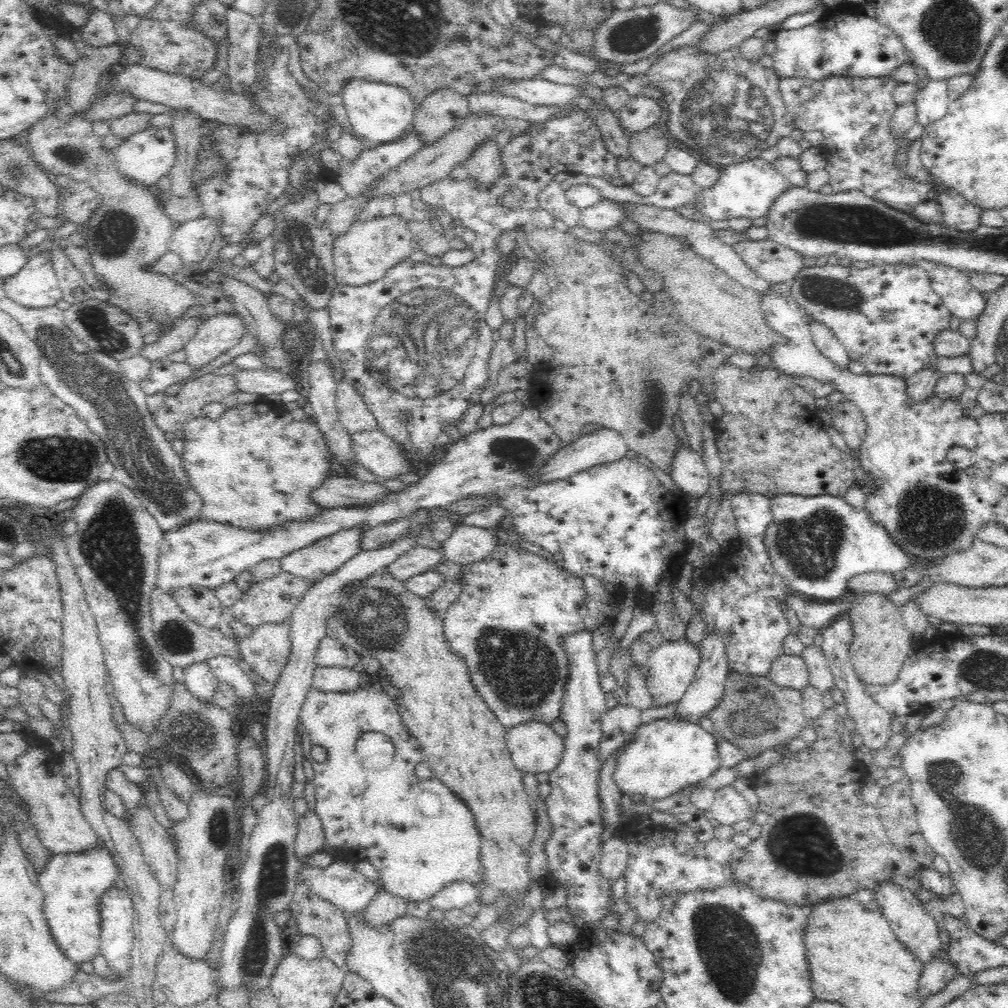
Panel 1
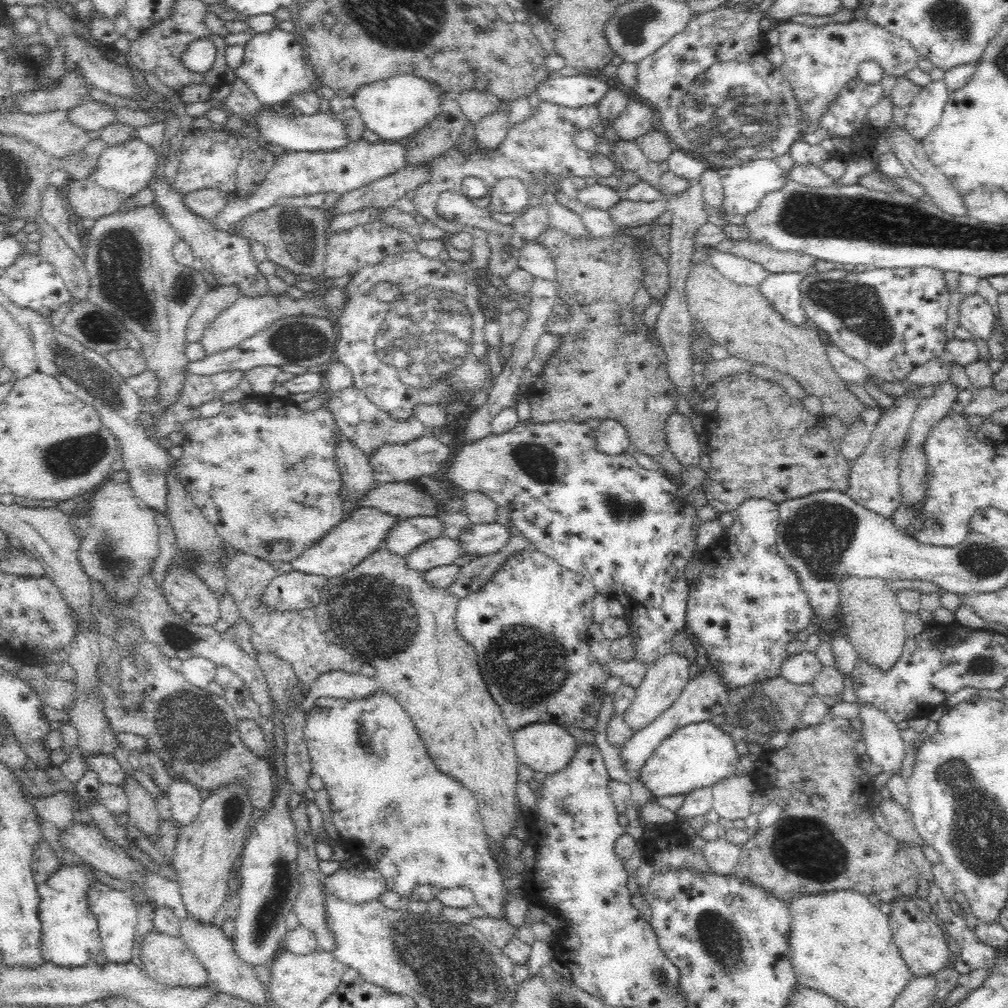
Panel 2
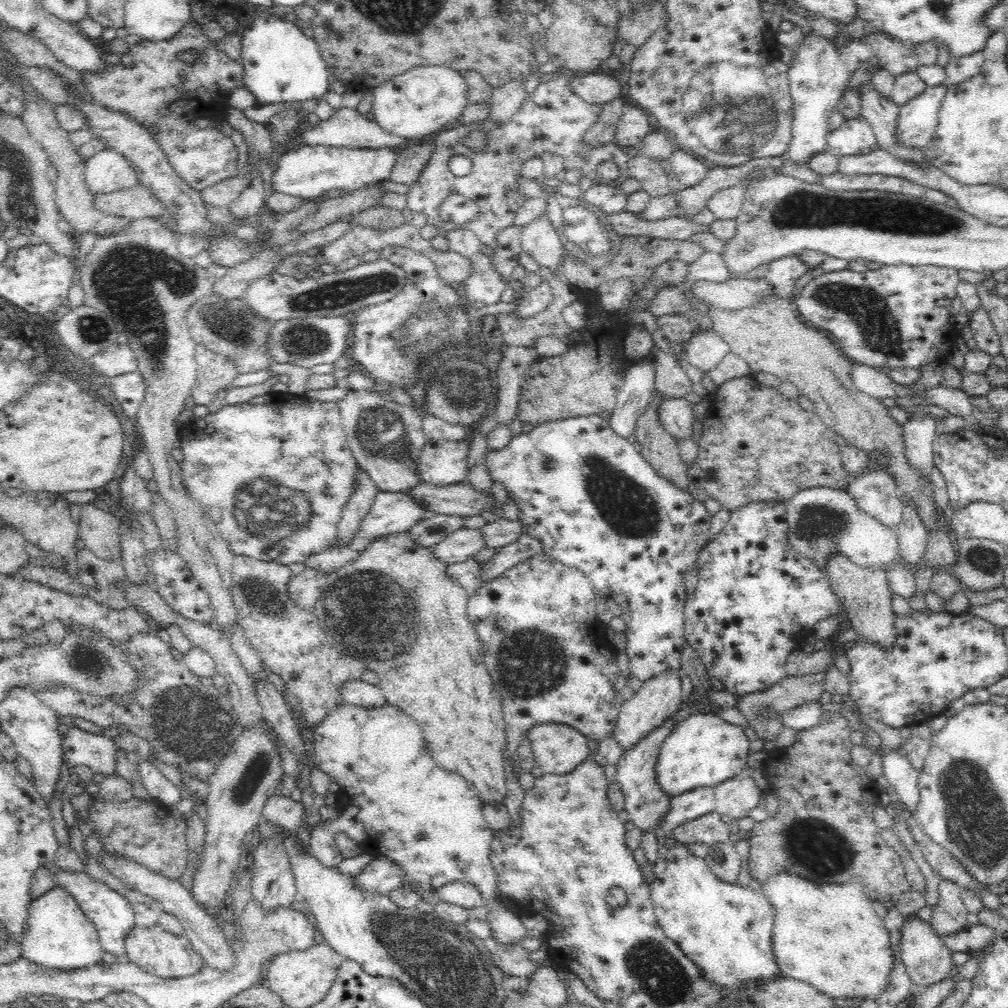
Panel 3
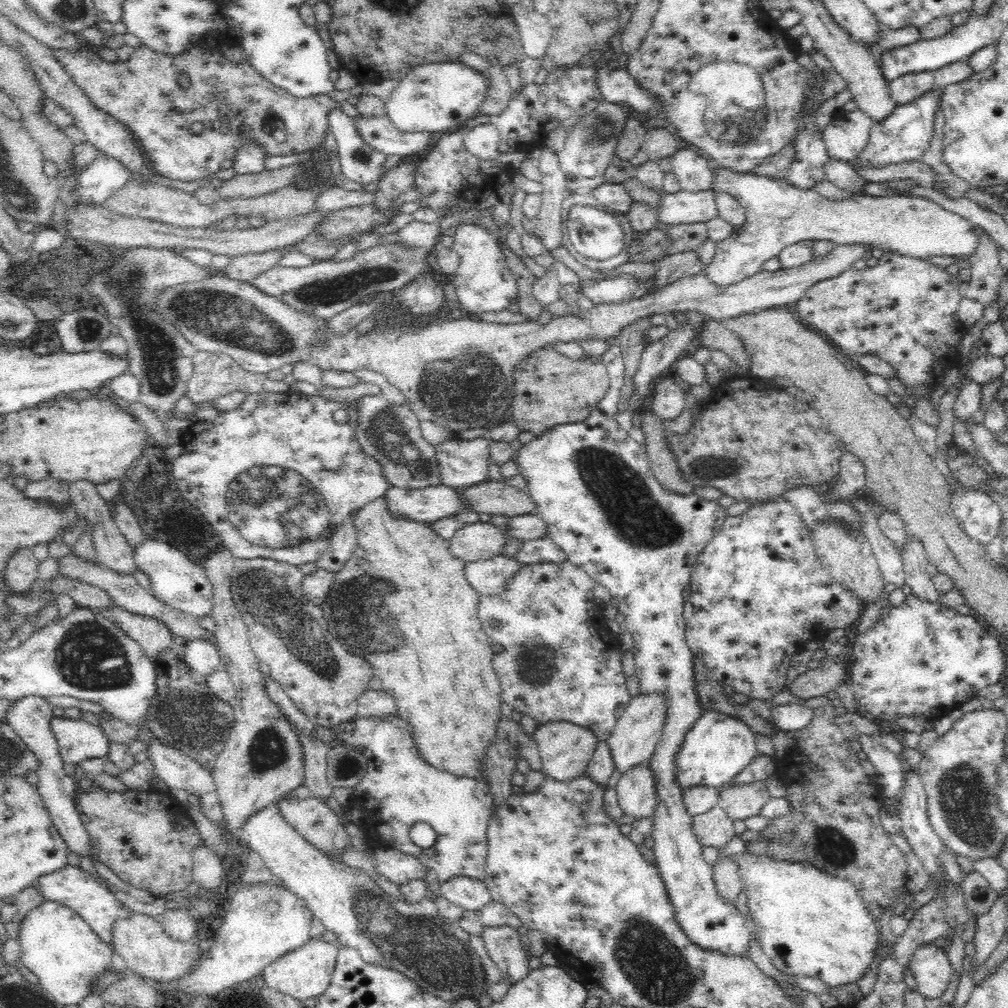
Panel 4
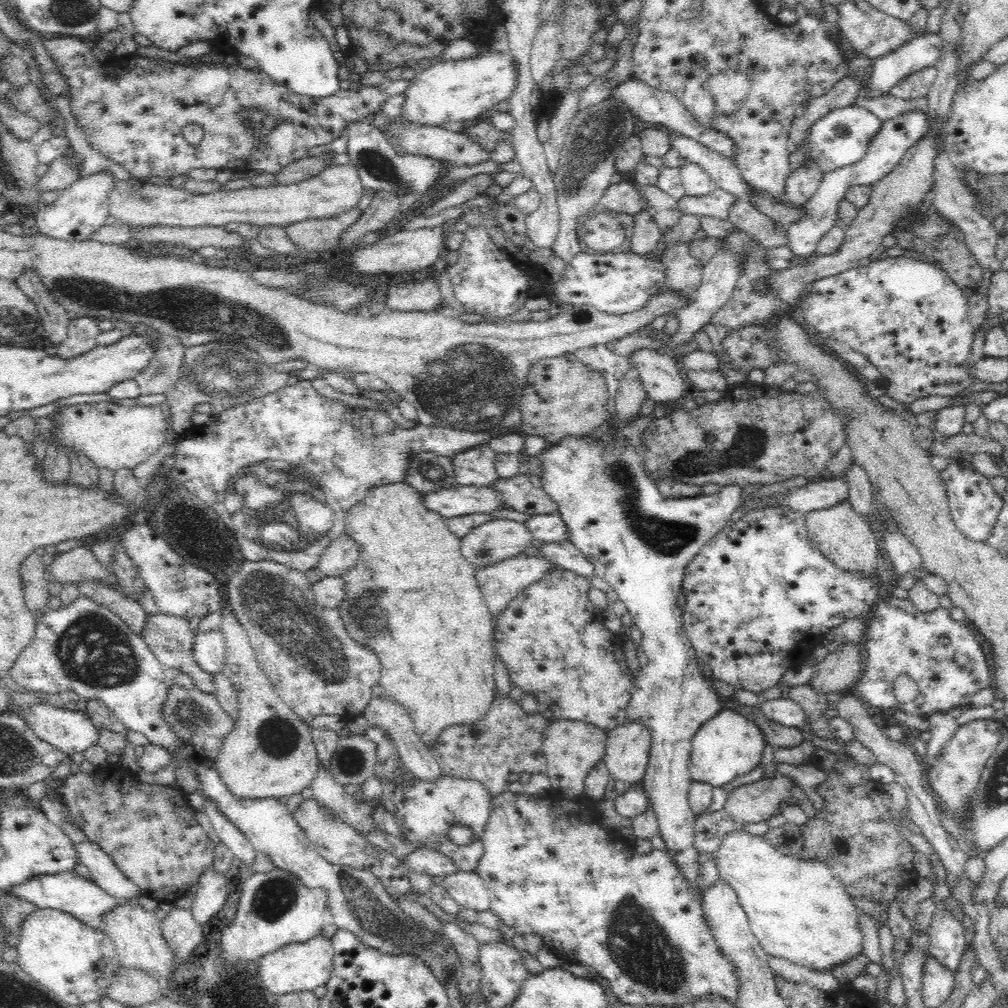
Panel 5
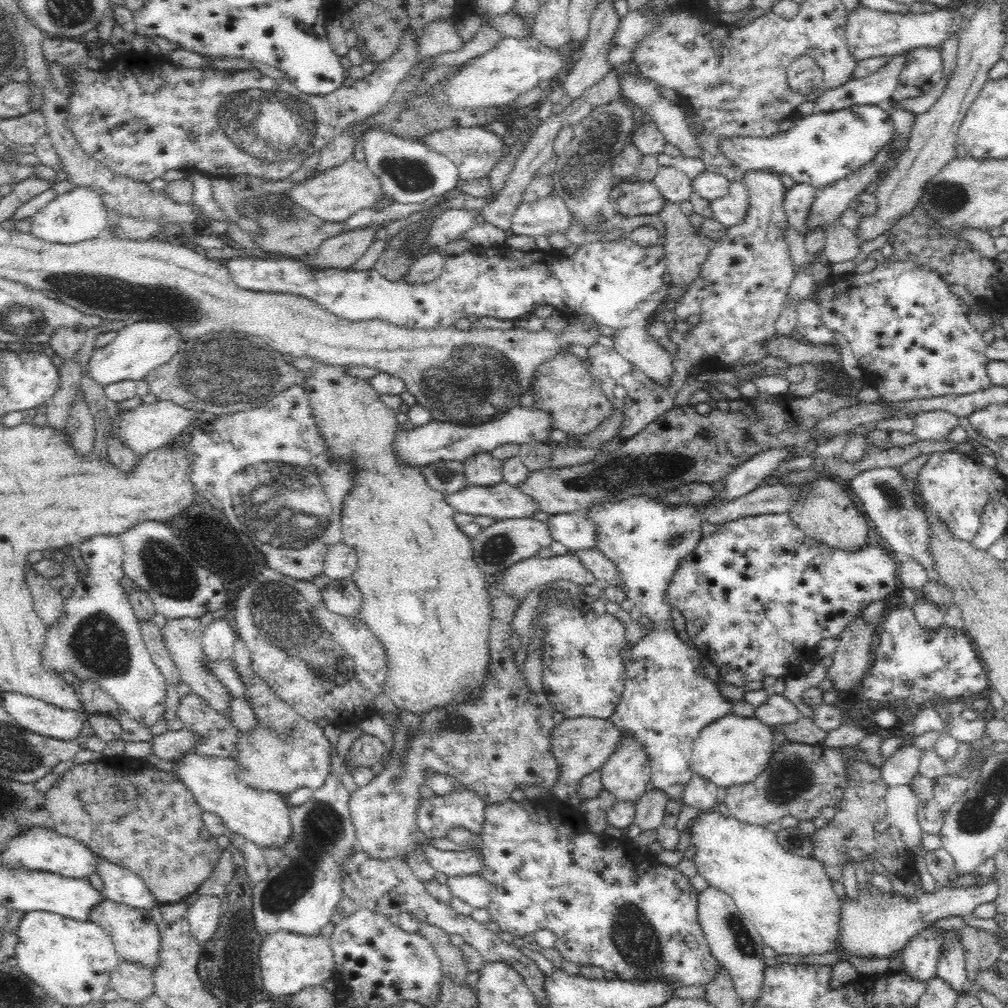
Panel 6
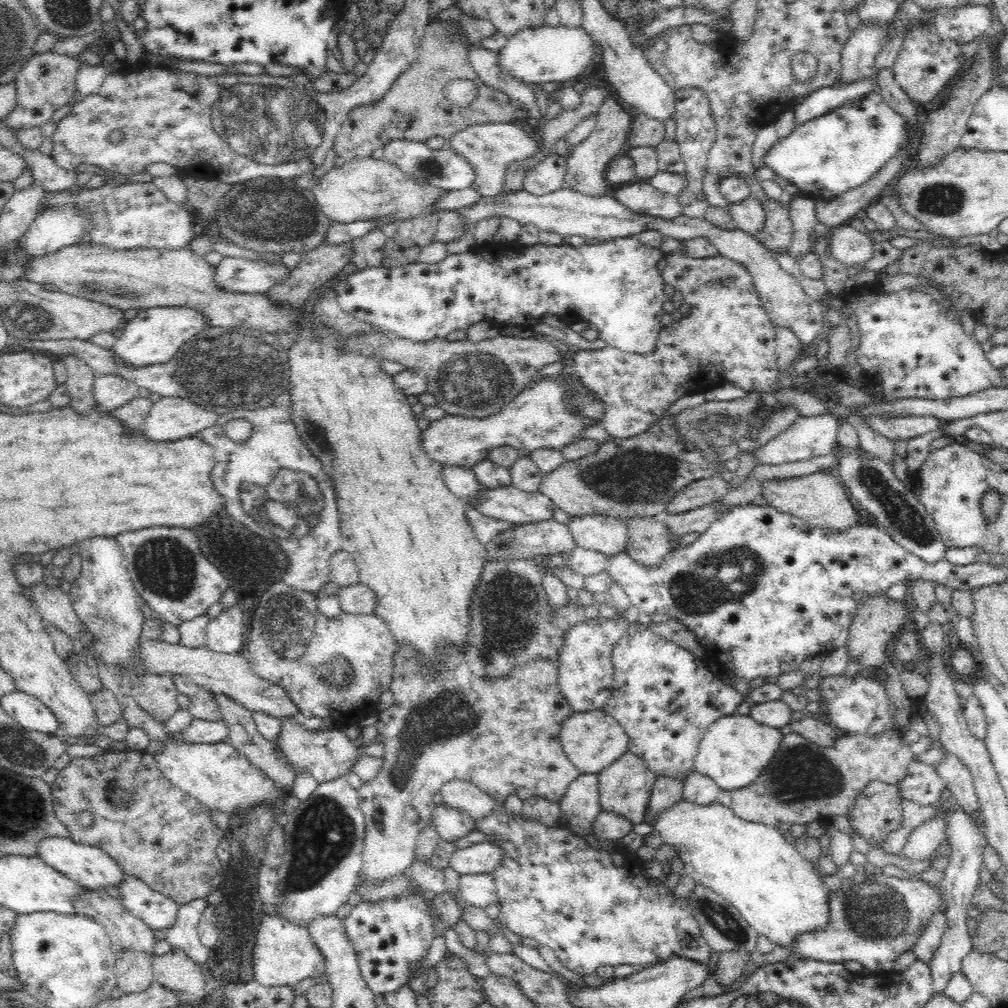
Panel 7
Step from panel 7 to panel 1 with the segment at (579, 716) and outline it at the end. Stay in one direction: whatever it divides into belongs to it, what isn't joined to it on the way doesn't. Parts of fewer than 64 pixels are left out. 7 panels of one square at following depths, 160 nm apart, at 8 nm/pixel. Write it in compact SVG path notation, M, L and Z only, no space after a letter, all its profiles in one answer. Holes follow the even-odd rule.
M528 721L507 729L506 746L522 774L549 773L562 760L563 737L550 724Z

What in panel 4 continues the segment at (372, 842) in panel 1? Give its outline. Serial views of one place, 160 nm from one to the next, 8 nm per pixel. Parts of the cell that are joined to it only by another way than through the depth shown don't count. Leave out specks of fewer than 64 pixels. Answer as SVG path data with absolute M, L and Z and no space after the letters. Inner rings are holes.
M398 715L390 716L353 716L346 722L331 726L334 736L333 744L347 744L360 752L368 761L368 770L362 780L352 788L352 796L346 804L348 808L360 806L364 810L362 830L367 838L377 839L377 846L394 849L410 856L415 856L425 866L425 877L428 883L442 883L454 876L467 876L484 881L486 876L486 858L488 848L488 823L494 814L493 796L486 781L474 778L459 777L455 774L436 769L427 764L418 751L412 737L412 725ZM416 822L426 822L436 830L437 843L430 848L420 848L410 840L408 832ZM508 925L484 929L482 937L487 954L501 971L502 982L512 986L522 978L526 978L531 970L528 962L530 956L523 946L522 936L517 929Z

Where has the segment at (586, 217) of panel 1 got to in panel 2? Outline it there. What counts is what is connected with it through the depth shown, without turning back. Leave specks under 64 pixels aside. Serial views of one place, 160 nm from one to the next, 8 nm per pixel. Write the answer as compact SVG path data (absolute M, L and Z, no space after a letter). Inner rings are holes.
M622 196L622 199L607 211L616 226L632 228L652 223L666 209L668 207L666 200L663 198L653 201L636 202Z

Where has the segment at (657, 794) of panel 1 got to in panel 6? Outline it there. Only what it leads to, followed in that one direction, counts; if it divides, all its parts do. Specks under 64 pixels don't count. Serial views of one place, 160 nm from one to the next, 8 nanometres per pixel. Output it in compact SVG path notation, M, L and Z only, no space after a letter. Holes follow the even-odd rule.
M730 712L716 719L705 726L694 741L692 773L727 789L752 782L768 767L772 758L772 732L770 725L760 722L755 716L741 717Z

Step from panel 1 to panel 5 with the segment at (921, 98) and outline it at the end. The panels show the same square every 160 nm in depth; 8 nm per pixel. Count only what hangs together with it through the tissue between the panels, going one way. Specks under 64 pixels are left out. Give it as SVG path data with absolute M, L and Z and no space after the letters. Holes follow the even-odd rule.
M909 110L894 118L882 121L878 134L868 144L867 152L864 153L862 160L833 170L823 176L816 192L806 203L806 214L798 222L790 224L787 228L786 245L792 250L792 254L796 258L804 258L804 256L815 252L815 248L822 236L834 225L838 224L838 203L842 198L845 198L845 192L850 187L854 185L871 186L877 180L884 178L894 170L895 166L900 164L900 160L904 158L904 154L908 153L912 146L915 146L927 136L929 132L928 118L929 116L926 113L922 113L922 111Z

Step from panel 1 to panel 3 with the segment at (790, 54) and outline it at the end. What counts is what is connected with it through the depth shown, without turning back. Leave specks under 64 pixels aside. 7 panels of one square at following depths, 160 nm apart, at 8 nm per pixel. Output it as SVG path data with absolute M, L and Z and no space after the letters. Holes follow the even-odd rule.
M847 26L842 30L846 46L839 48L835 42L821 38L816 34L808 33L802 46L796 48L796 56L788 70L789 91L793 98L792 139L786 155L788 159L805 164L810 158L823 153L828 148L827 137L830 134L828 118L837 108L844 89L849 85L860 63L876 57L879 69L887 70L895 78L900 74L915 72L919 67L919 60L912 45L899 39L889 38L885 33L864 34L862 40L855 40L848 34Z

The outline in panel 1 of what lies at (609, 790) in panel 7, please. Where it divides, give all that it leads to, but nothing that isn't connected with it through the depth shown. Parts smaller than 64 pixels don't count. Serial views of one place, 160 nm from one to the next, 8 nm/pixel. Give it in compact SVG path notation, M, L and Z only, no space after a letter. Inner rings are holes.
M687 637L676 639L674 642L663 640L657 648L650 652L648 658L648 678L646 684L648 691L654 697L656 706L667 706L673 702L679 702L686 692L694 674L700 664L702 655L700 655L701 645L692 643Z

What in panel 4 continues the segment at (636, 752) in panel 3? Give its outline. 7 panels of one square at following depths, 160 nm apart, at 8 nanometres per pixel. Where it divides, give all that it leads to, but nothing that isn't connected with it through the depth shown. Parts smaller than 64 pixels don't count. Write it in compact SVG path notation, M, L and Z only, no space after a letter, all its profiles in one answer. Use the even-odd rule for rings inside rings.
M650 760L623 772L616 789L624 814L632 816L635 820L653 818L654 810L658 806L658 795Z

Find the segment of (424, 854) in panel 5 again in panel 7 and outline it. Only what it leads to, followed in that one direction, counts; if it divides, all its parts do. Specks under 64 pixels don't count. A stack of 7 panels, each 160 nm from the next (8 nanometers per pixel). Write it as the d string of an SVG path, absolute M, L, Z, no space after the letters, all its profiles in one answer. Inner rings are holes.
M490 842L476 843L468 848L454 850L449 868L458 874L492 874L500 864L503 850Z

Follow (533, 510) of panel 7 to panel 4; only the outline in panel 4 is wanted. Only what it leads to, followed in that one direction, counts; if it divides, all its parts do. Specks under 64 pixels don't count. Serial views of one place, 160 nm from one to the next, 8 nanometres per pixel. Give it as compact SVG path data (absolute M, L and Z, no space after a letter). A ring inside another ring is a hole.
M443 485L410 490L391 486L382 497L392 517L434 523L468 509L460 490Z

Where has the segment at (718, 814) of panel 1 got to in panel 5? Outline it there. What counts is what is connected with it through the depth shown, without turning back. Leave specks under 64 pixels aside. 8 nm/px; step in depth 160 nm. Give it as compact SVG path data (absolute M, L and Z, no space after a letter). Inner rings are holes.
M775 774L772 778L764 777L757 782L740 785L727 793L723 809L740 826L767 821L781 813L784 803L799 805L791 795L791 786L794 784L795 780L790 777Z

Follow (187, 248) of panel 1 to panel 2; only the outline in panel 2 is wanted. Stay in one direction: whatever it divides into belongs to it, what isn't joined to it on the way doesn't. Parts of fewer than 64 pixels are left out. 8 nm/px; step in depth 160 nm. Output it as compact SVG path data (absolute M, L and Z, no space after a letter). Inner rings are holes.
M363 139L330 152L287 151L275 158L273 167L258 190L244 200L235 199L226 203L213 219L213 224L218 230L229 232L234 222L246 218L248 214L276 205L276 200L280 198L305 197L326 192L336 192L339 195L352 192L401 169L406 164L406 151L405 141L371 144Z

